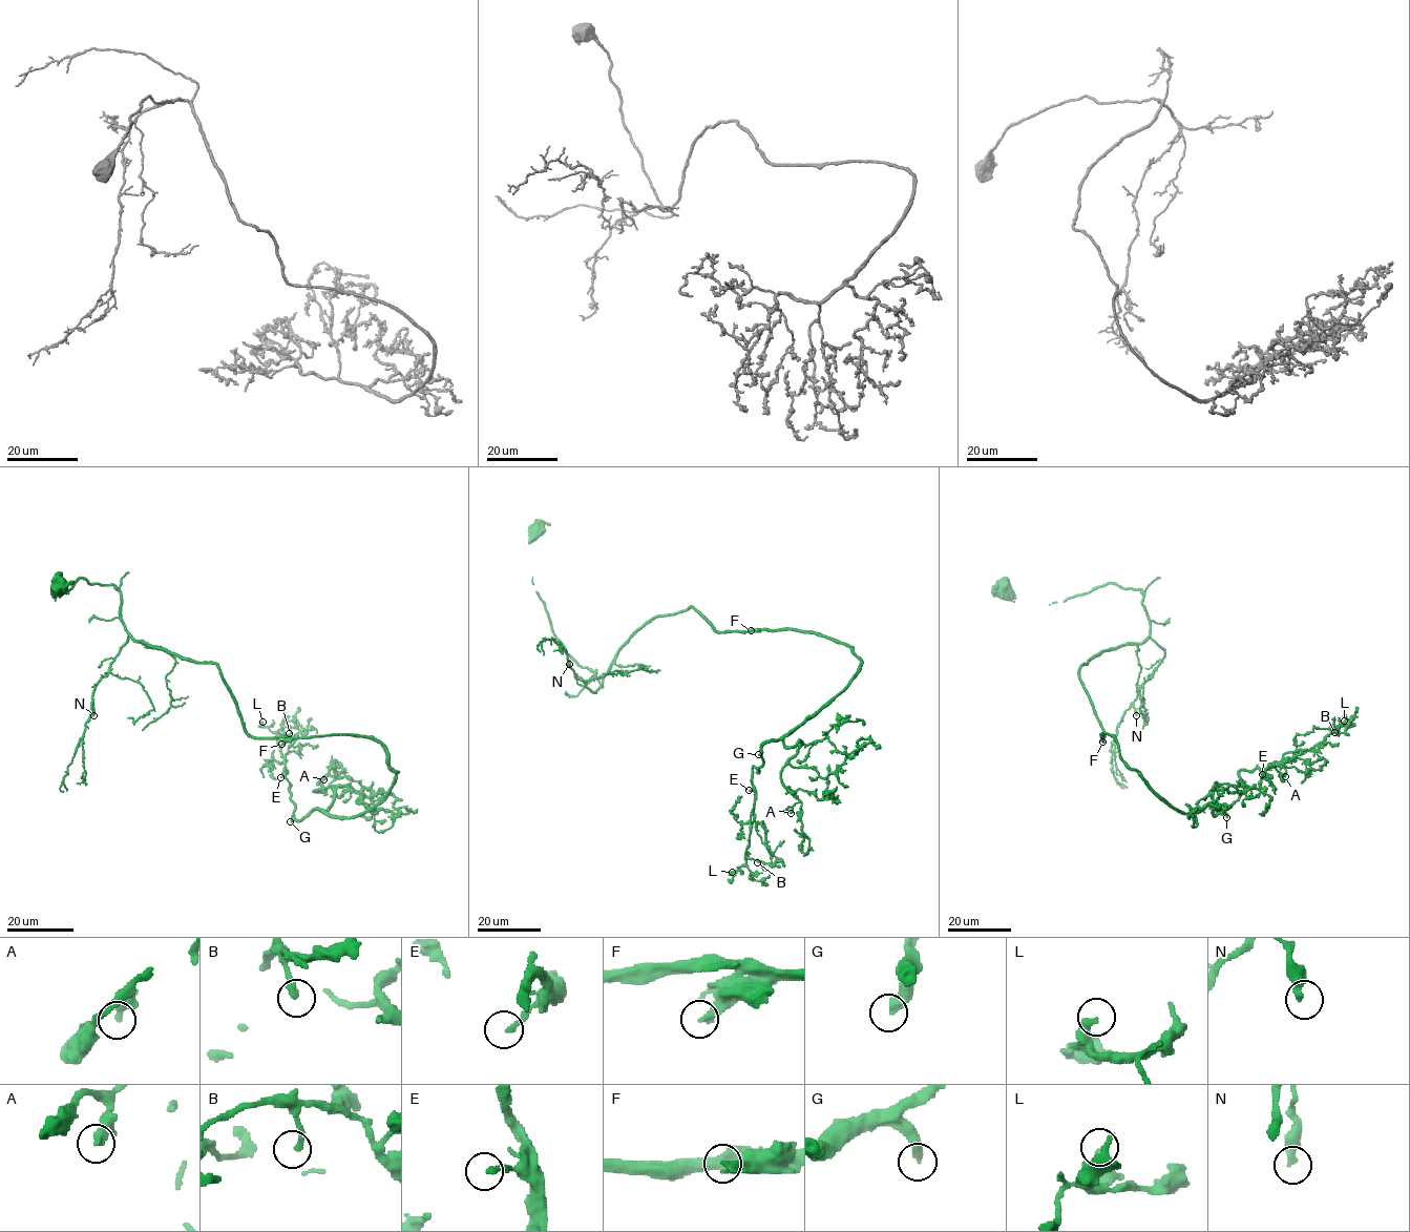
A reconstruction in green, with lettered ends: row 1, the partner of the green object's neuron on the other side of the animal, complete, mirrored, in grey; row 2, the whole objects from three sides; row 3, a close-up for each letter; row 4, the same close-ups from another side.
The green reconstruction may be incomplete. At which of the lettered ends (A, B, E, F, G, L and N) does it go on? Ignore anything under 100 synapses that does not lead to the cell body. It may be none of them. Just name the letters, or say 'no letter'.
G

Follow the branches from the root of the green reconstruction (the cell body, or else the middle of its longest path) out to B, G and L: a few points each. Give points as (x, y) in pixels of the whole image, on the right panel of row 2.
B: (1102, 735), (1173, 808), (1209, 806), (1216, 815), (1242, 791), (1241, 770), (1276, 768), (1334, 732)
G: (1102, 735), (1114, 738), (1119, 757), (1173, 808), (1199, 812), (1209, 806), (1214, 815), (1226, 817)
L: (1102, 735), (1173, 808), (1209, 806), (1216, 815), (1242, 791), (1241, 770), (1276, 768), (1344, 721)

